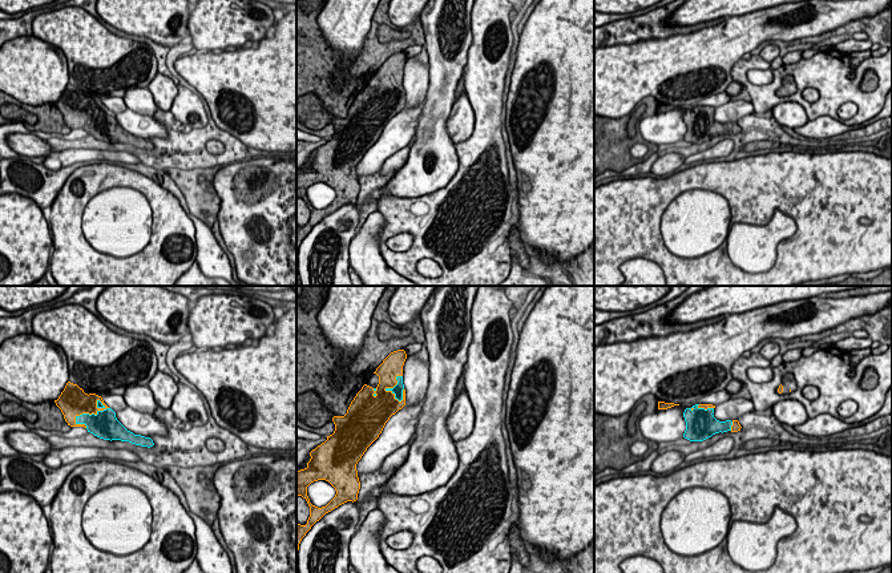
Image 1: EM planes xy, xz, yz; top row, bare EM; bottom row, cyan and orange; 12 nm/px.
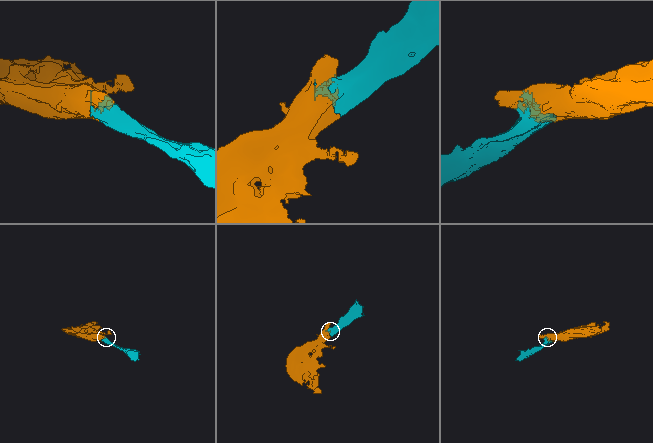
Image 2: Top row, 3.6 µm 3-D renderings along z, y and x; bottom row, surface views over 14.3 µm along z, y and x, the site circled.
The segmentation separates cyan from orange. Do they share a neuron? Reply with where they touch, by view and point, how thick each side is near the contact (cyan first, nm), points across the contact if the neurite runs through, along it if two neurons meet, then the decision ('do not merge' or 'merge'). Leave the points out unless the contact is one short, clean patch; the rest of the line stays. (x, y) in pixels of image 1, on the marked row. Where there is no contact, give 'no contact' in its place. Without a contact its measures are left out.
meets cyan in xy at (88, 414); 320 nm thick on the cyan side, 360 nm on the other; merge

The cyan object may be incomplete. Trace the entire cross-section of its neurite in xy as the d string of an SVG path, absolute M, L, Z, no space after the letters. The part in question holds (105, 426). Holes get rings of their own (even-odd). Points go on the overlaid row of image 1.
M68 382L55 403L70 427L84 427L88 432L104 440L129 441L148 448L154 445L150 437L128 431L101 396L96 394L88 395L77 384Z

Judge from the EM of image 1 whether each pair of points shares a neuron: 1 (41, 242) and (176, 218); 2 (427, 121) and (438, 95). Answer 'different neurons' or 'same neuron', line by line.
1: different neurons
2: same neuron

